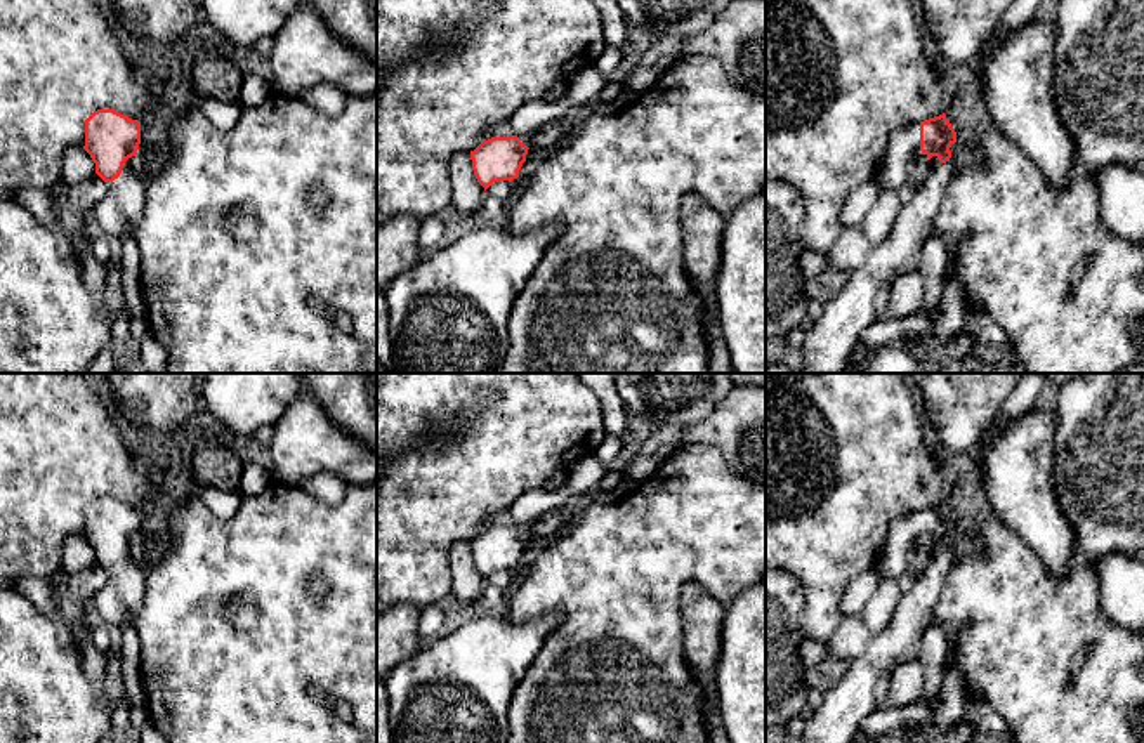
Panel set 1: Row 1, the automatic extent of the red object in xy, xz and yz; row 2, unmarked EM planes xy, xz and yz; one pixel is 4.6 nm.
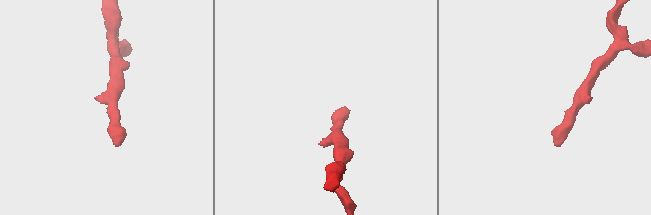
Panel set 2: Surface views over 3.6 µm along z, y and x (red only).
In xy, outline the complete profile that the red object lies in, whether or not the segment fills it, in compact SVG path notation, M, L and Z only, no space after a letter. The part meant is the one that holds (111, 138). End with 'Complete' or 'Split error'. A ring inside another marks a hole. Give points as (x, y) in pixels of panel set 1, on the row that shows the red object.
M97 109L85 120L85 146L95 174L108 184L106 196L94 208L106 236L134 233L146 201L146 187L137 174L141 122L115 109Z. Split error

